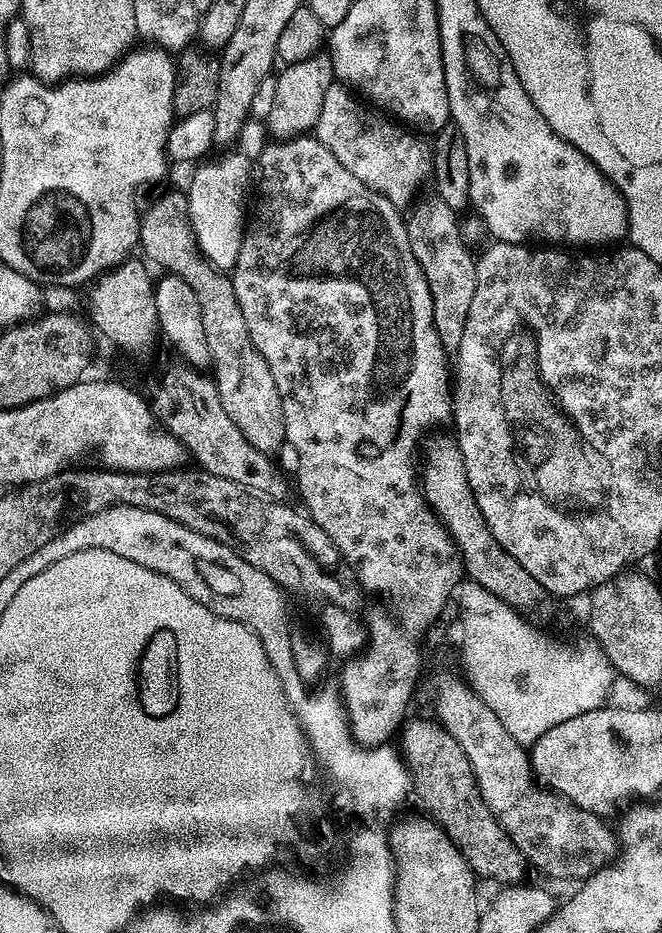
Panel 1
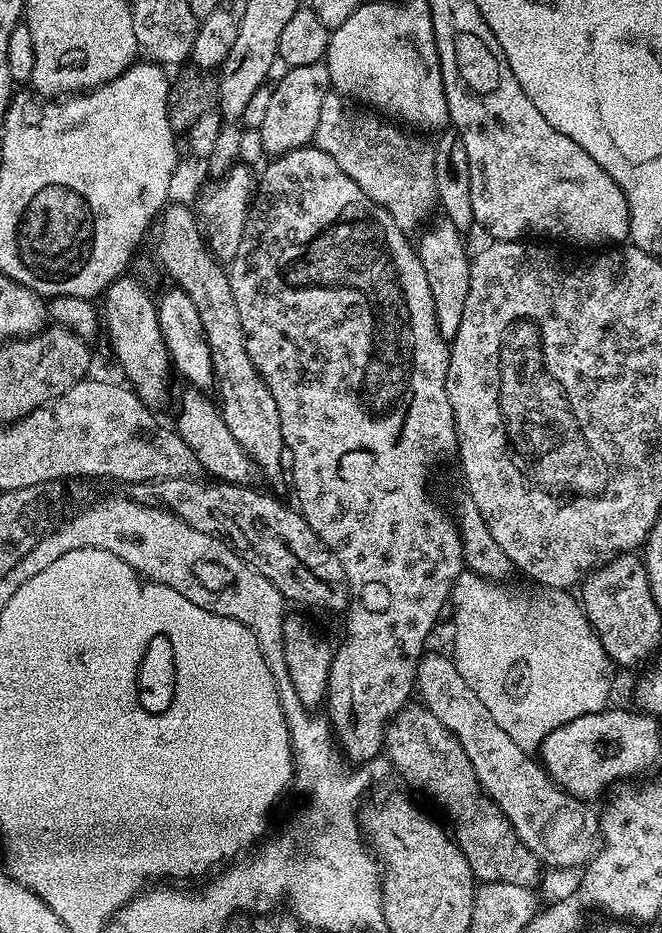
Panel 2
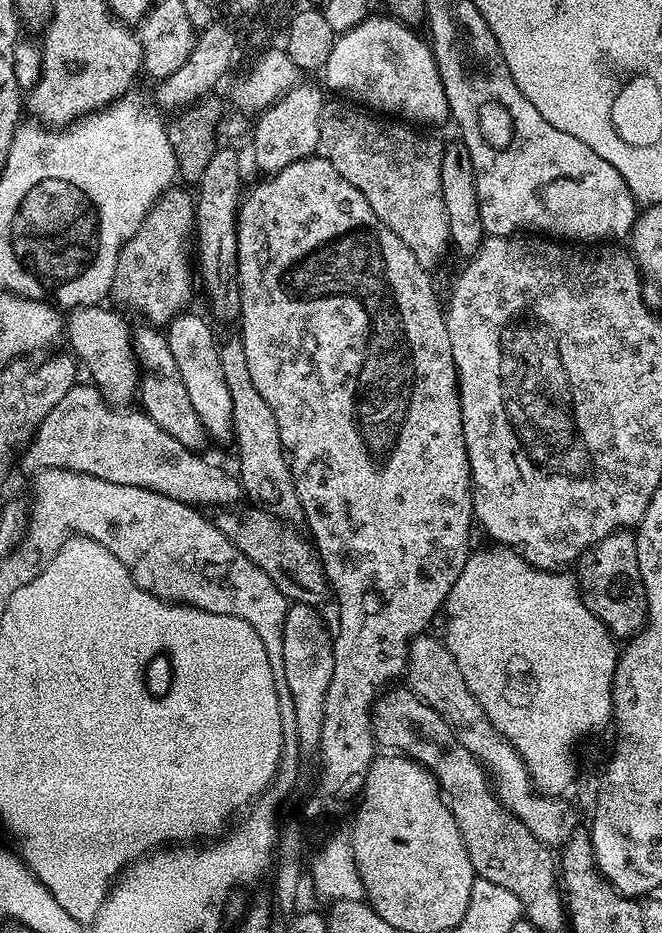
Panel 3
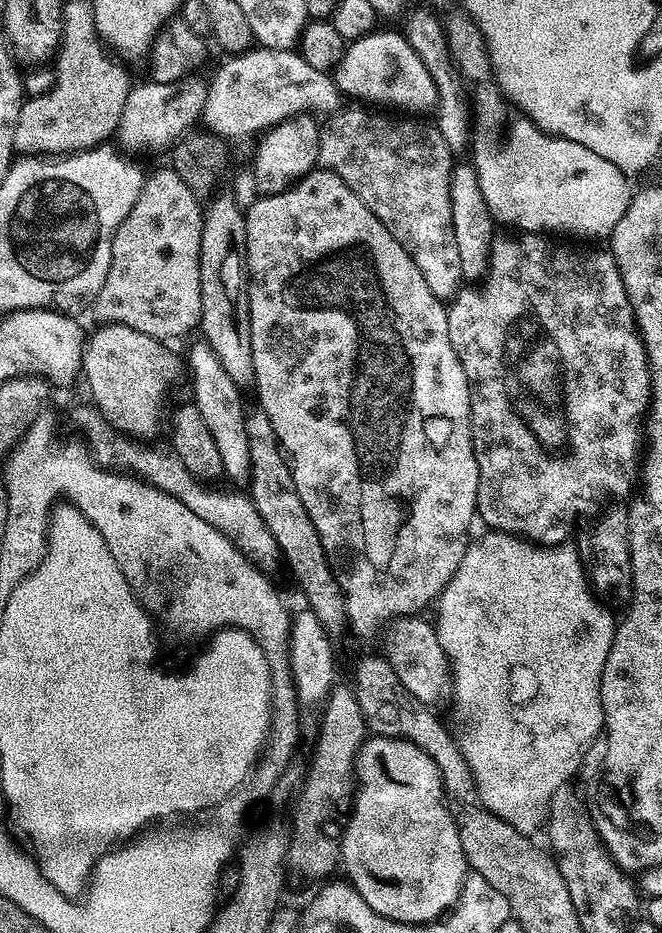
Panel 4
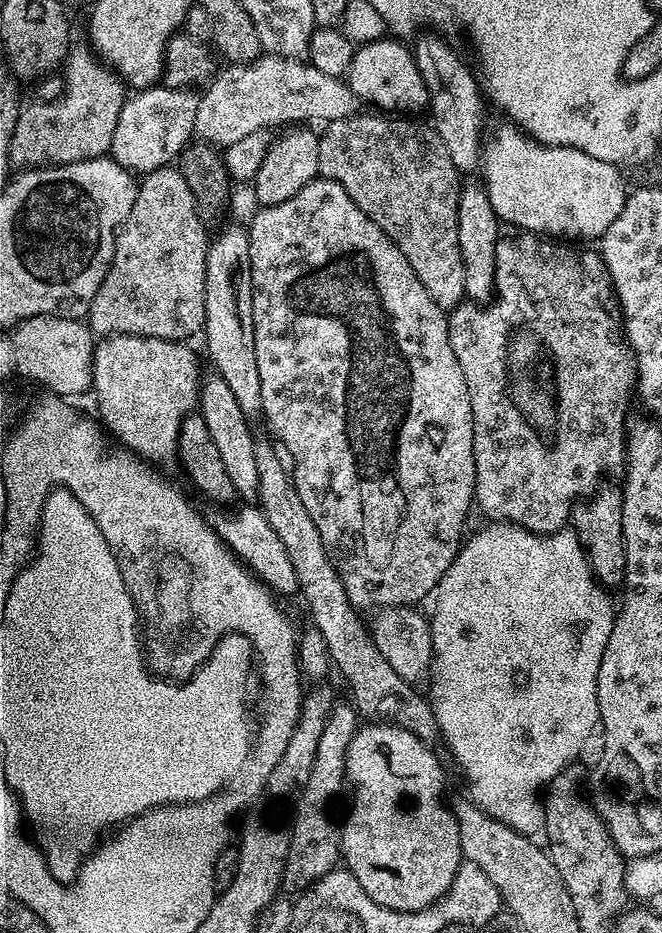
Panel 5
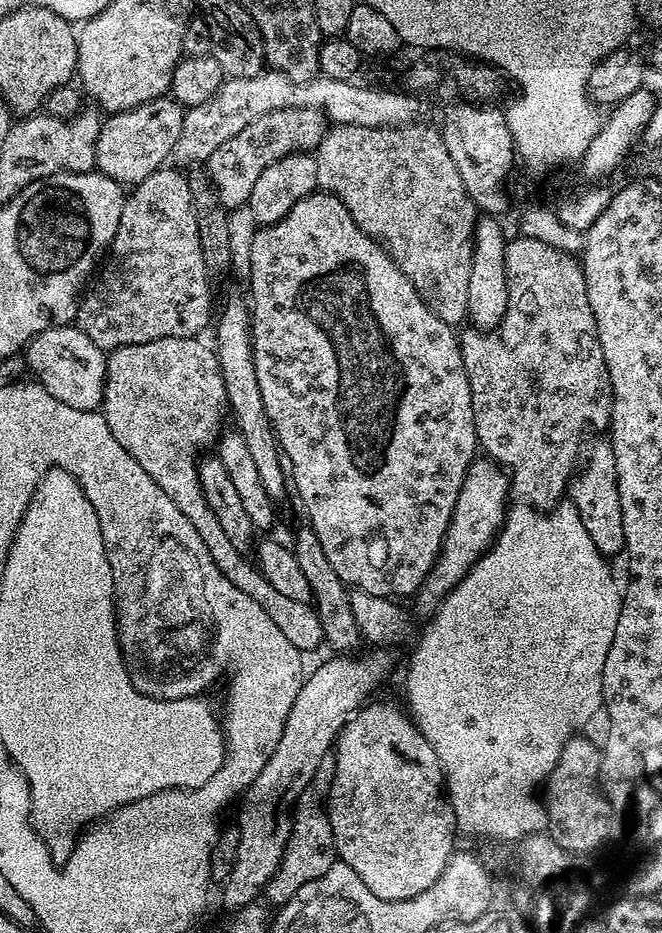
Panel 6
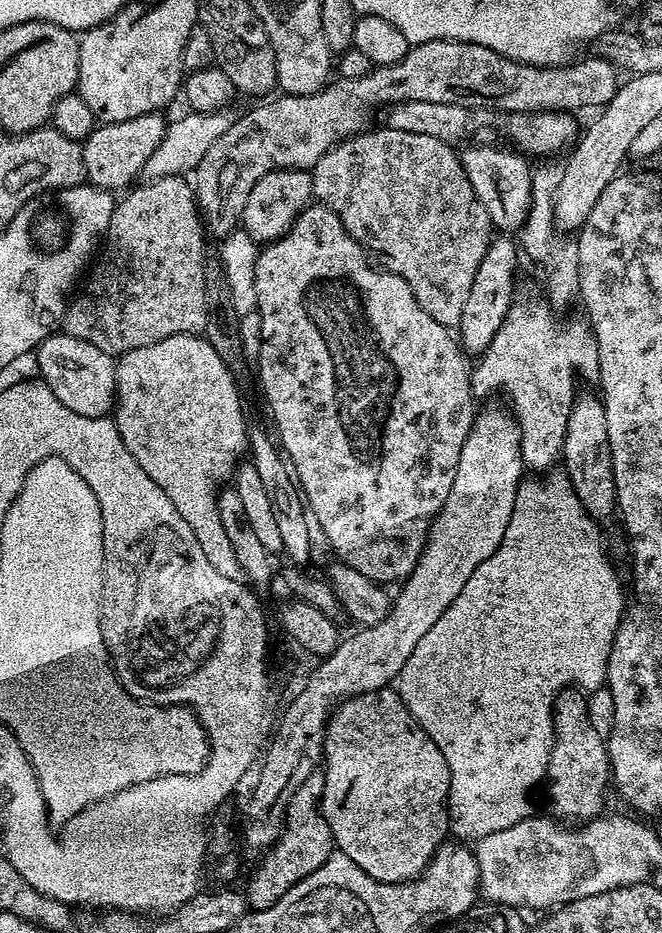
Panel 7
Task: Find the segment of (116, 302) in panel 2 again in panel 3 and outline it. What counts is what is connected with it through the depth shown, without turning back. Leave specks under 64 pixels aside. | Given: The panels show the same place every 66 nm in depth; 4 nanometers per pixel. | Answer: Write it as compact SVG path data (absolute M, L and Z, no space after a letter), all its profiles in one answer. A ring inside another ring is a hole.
M147 322L139 326L141 328L131 329L132 349L138 365L139 407L158 427L182 442L182 446L193 450L202 449L210 436L205 432L198 414L194 414L194 406L190 406L190 394L186 394L186 385L182 383L182 374L178 374L174 354L170 354L167 335L159 327Z

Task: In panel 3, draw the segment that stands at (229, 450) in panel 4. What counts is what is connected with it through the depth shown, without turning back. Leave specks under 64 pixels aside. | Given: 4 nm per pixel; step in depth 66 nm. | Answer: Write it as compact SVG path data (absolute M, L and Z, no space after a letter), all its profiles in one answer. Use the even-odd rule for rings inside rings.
M185 310L172 317L172 321L166 325L166 335L170 354L174 354L174 362L178 365L178 374L182 374L182 383L186 385L186 394L190 394L190 406L194 406L194 414L202 422L205 432L224 440L233 435L232 415L234 414L234 402L230 402L230 389L226 386L226 377L222 375L222 362L220 361L220 346L218 336L212 333L212 328L193 310Z

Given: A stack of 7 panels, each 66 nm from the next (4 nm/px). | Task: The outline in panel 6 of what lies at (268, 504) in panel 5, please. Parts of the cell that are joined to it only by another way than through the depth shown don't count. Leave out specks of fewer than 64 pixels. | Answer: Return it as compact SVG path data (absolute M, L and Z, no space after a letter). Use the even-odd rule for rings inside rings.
M303 526L296 532L296 544L294 551L312 591L312 601L316 612L320 615L318 625L322 640L332 647L331 651L336 654L352 654L361 647L362 637L358 630L358 622L354 622L354 610L350 610L349 589L334 574L334 566L326 559L326 553L322 551L322 542L318 542L318 534L314 534L311 526Z

